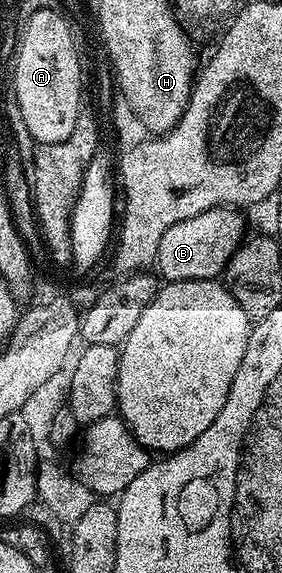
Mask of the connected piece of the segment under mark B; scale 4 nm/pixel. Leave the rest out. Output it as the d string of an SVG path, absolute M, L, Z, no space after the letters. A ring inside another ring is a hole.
M212 207L205 213L166 229L156 254L155 264L159 276L167 282L219 278L245 238L244 219L241 215L235 208Z

